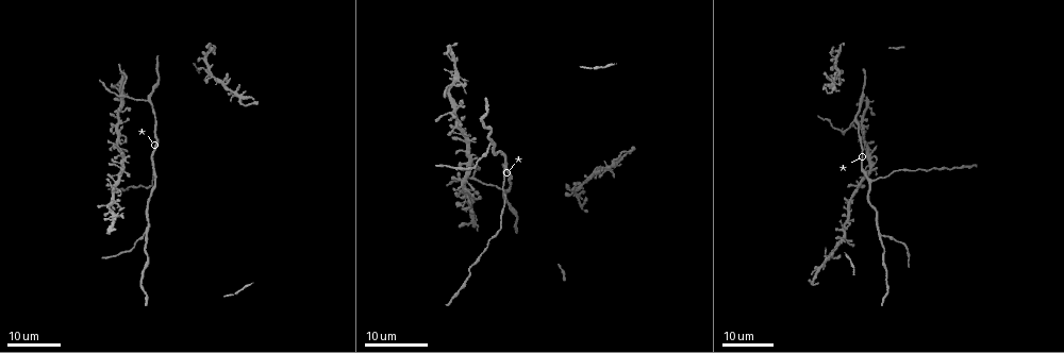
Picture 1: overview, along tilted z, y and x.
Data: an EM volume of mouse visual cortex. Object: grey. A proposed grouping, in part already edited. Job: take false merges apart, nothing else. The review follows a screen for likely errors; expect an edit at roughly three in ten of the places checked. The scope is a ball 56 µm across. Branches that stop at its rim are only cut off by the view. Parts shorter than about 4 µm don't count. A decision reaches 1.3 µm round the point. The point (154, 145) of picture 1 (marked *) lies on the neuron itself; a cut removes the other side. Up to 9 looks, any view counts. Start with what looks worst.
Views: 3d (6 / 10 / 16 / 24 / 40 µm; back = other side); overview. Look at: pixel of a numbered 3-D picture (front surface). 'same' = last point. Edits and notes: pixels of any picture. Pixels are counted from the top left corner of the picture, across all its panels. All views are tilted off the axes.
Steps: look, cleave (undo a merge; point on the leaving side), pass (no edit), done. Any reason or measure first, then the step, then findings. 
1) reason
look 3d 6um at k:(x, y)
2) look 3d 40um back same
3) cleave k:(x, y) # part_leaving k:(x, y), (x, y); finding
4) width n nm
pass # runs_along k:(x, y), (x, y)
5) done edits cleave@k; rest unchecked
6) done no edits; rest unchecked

three arms meet
look 3d 24um at 1:(128, 98)

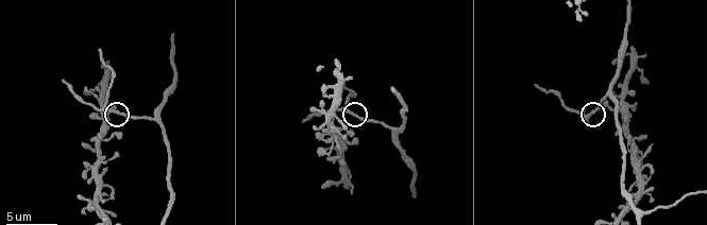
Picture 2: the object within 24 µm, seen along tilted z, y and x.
look 3d 6um at 2:(591, 112)

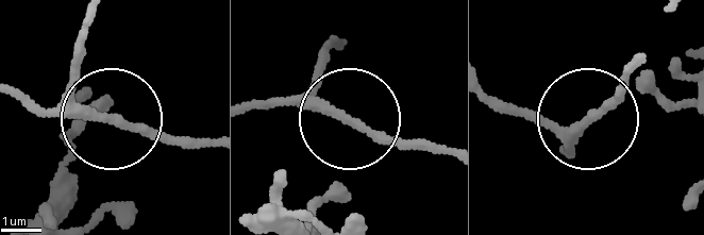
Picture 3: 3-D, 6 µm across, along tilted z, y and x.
look 3d 6um back at 3:(594, 112)

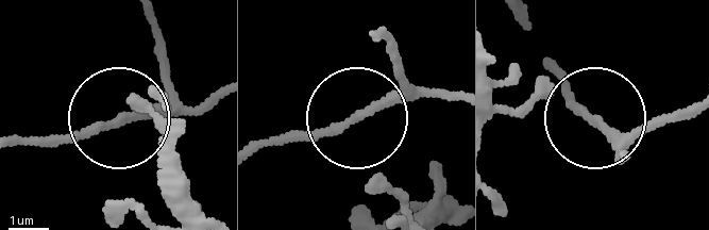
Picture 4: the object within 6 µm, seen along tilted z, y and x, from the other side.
width 160 nm
pass # all the same neuron

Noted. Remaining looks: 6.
look 3d 16um at 1:(883, 236)

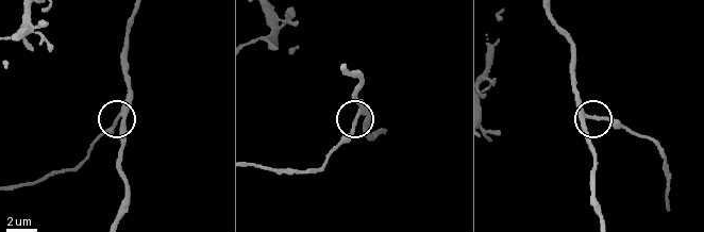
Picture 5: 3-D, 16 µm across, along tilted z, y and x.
look 3d 10um at 5:(587, 115)

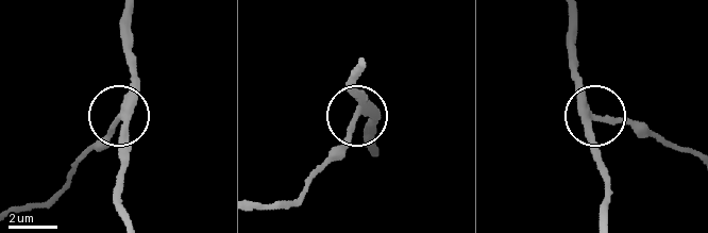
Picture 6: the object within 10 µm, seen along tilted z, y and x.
pass # runs_along 6:(128, 14), (129, 94), (111, 135), (97, 143); one neuron here

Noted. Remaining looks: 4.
branch point
look 3d 16um at 2:(645, 210)

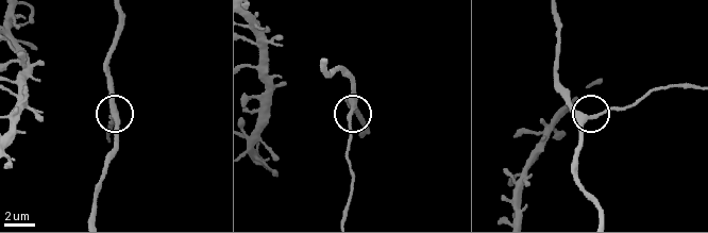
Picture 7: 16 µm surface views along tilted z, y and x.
zoom in
look 3d 6um at 7:(352, 112)

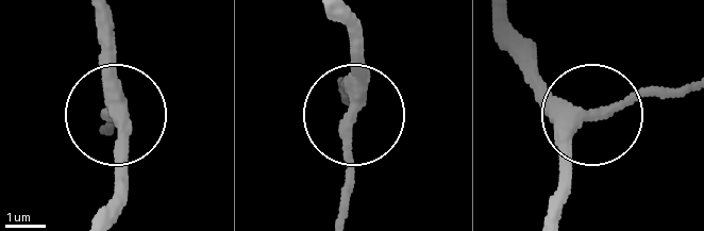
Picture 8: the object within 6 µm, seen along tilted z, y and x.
width 300 nm
pass # runs_along 8:(505, 14), (522, 67), (583, 109), (614, 110), (682, 84); all the same neuron

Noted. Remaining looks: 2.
look 3d 10um at 2:(624, 34)

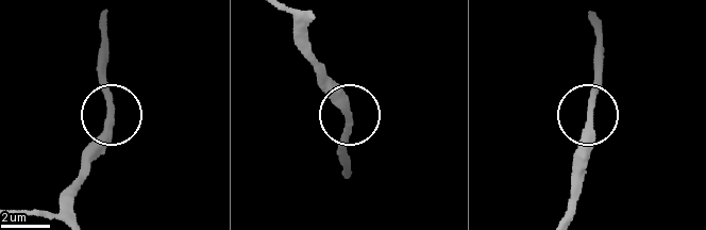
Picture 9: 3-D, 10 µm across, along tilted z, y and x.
look 3d 10um back at 9:(590, 116)

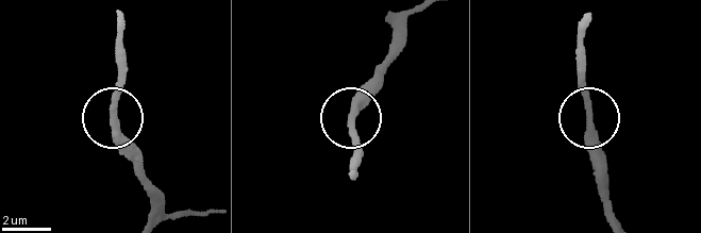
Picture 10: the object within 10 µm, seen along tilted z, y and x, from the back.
pass # runs_along 10:(614, 215), (604, 167), (589, 132), (583, 47); all the same neuron

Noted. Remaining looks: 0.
done no edits; rest unchecked

